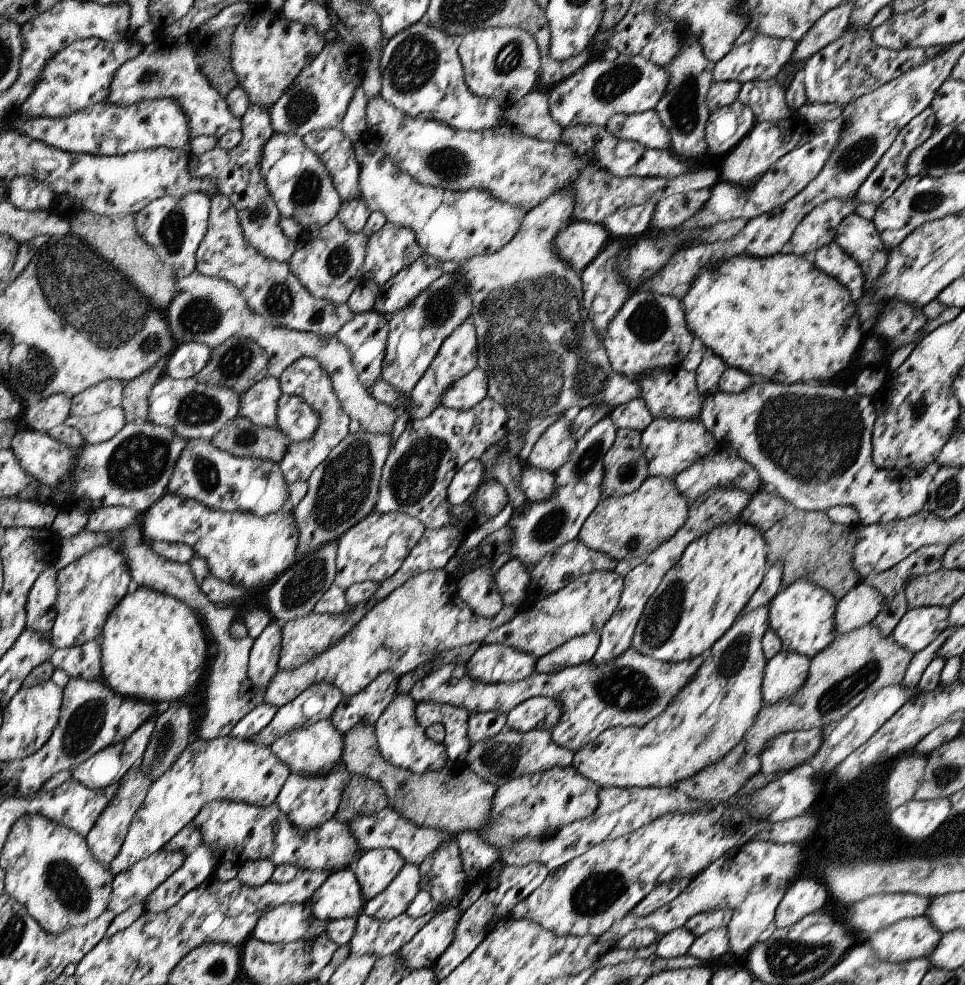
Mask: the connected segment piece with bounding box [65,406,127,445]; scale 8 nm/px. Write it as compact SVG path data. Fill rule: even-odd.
M121 406L104 409L102 413L95 414L92 417L76 418L76 416L69 416L65 420L68 426L80 430L84 442L91 445L112 440L126 426L126 422L126 414Z

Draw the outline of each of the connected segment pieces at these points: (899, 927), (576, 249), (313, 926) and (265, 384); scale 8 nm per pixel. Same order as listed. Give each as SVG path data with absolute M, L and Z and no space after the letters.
M928 916L905 918L871 933L868 943L872 950L880 956L880 960L888 962L908 962L919 958L929 958L940 944L940 930L932 926Z
M570 222L556 234L552 246L560 260L581 273L606 245L609 232L600 223Z
M287 903L268 912L255 926L251 937L268 944L288 944L312 934L319 936L325 929L325 923L312 918L307 907L300 903Z
M270 375L242 395L240 415L249 418L256 426L275 428L279 421L279 400L283 392L279 378Z

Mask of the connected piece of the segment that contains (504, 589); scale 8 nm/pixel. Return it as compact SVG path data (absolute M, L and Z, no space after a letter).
M512 559L496 572L496 588L504 594L504 605L512 606L512 602L520 602L530 588L529 570L520 560Z

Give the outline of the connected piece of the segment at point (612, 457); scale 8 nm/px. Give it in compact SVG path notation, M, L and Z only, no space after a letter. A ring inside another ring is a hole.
M618 429L616 440L604 456L601 500L636 492L649 477L639 430Z

